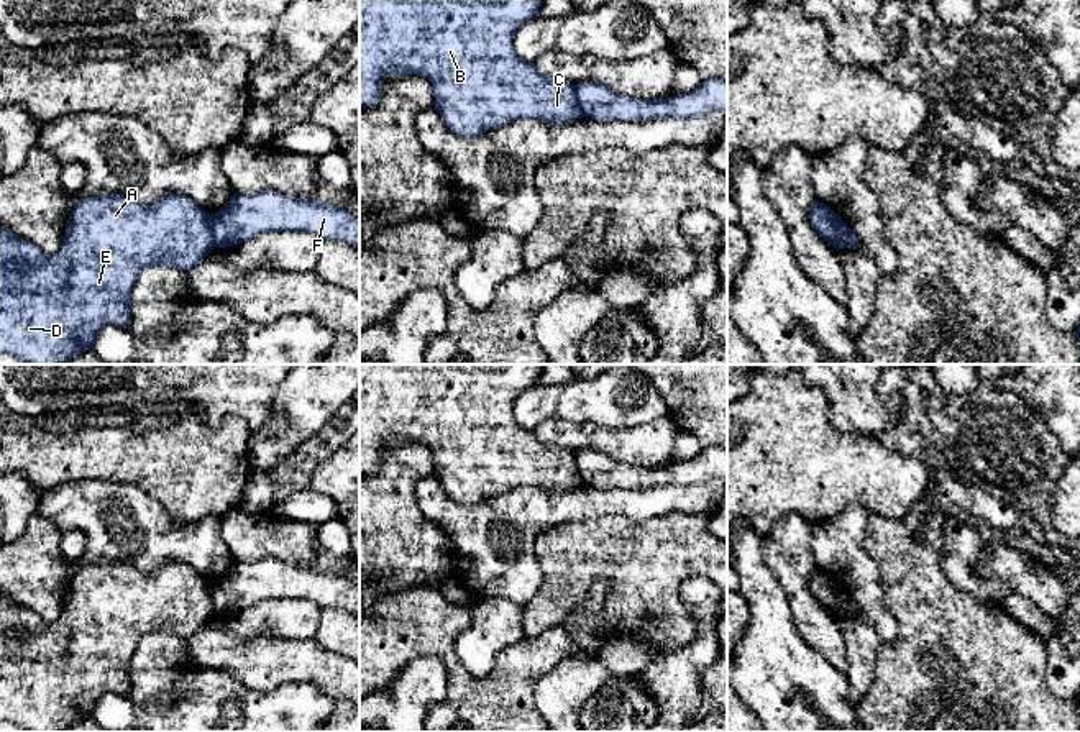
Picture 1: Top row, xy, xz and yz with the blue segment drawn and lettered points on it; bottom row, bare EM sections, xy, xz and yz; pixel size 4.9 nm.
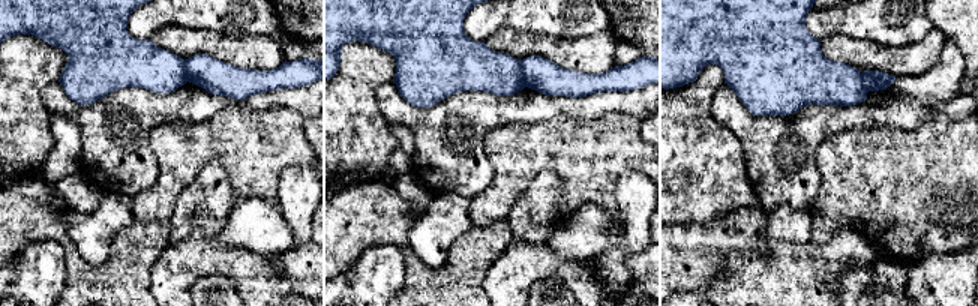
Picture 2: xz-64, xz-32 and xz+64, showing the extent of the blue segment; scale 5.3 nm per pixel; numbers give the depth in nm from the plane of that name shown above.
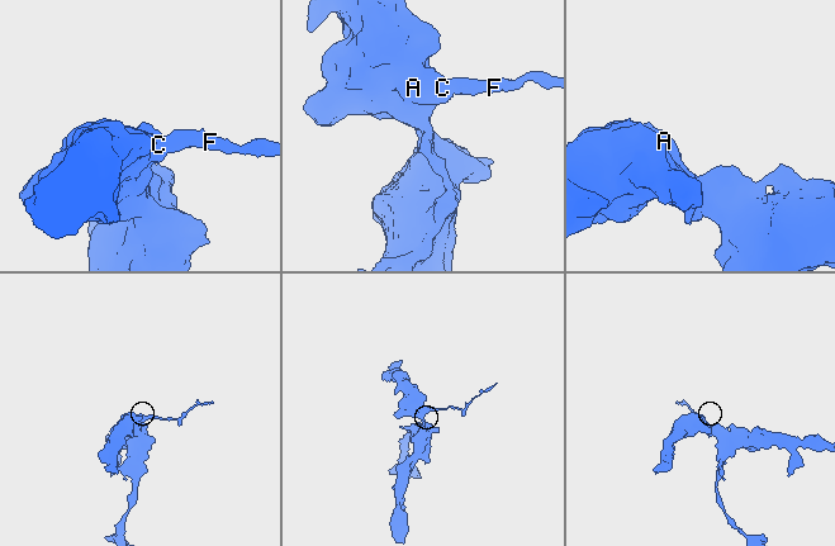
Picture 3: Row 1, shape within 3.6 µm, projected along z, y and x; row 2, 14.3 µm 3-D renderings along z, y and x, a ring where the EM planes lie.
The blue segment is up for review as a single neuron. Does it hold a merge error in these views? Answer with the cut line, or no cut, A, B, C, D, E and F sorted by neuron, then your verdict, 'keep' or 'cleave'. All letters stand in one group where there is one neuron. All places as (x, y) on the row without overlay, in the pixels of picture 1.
xy (209, 583), (215, 614) | A B C D E / F | cleave

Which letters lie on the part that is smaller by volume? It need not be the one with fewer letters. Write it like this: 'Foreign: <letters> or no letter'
Foreign: F

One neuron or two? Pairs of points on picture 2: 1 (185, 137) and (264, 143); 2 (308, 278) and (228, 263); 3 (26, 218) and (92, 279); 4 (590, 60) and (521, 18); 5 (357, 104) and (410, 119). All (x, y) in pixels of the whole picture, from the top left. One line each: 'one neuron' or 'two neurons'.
1: one neuron
2: one neuron
3: one neuron
4: two neurons
5: two neurons

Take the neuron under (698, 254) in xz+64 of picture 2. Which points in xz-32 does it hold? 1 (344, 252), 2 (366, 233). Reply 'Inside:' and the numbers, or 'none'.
Inside: 1, 2

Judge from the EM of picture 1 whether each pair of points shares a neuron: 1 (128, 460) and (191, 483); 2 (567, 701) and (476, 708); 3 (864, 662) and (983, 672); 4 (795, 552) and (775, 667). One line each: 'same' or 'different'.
1: same
2: different
3: different
4: different

